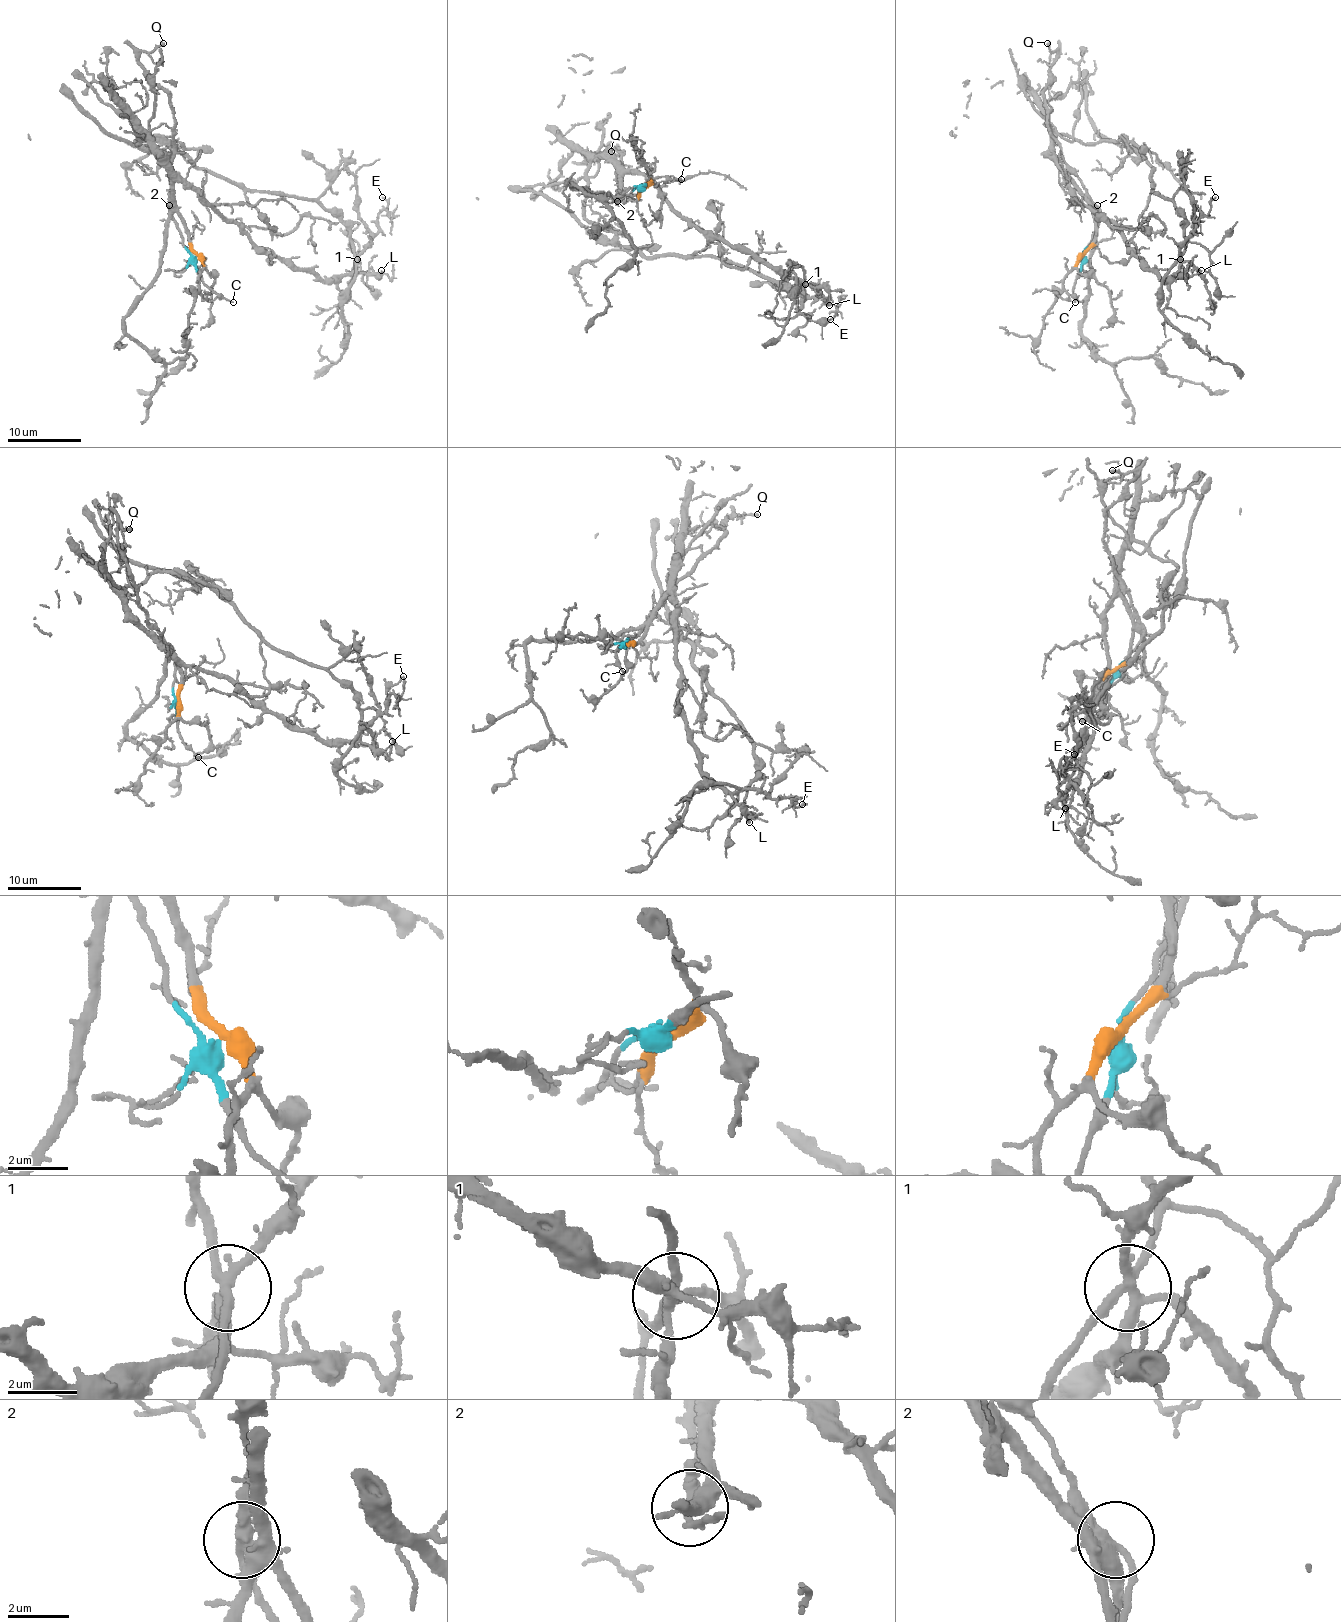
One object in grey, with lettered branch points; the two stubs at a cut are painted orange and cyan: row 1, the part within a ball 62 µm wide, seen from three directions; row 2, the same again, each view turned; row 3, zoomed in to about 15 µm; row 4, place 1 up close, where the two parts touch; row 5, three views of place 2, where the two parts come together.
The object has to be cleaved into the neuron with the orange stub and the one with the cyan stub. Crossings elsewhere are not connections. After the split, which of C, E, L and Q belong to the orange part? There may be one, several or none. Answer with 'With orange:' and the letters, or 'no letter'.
With orange: E, L

